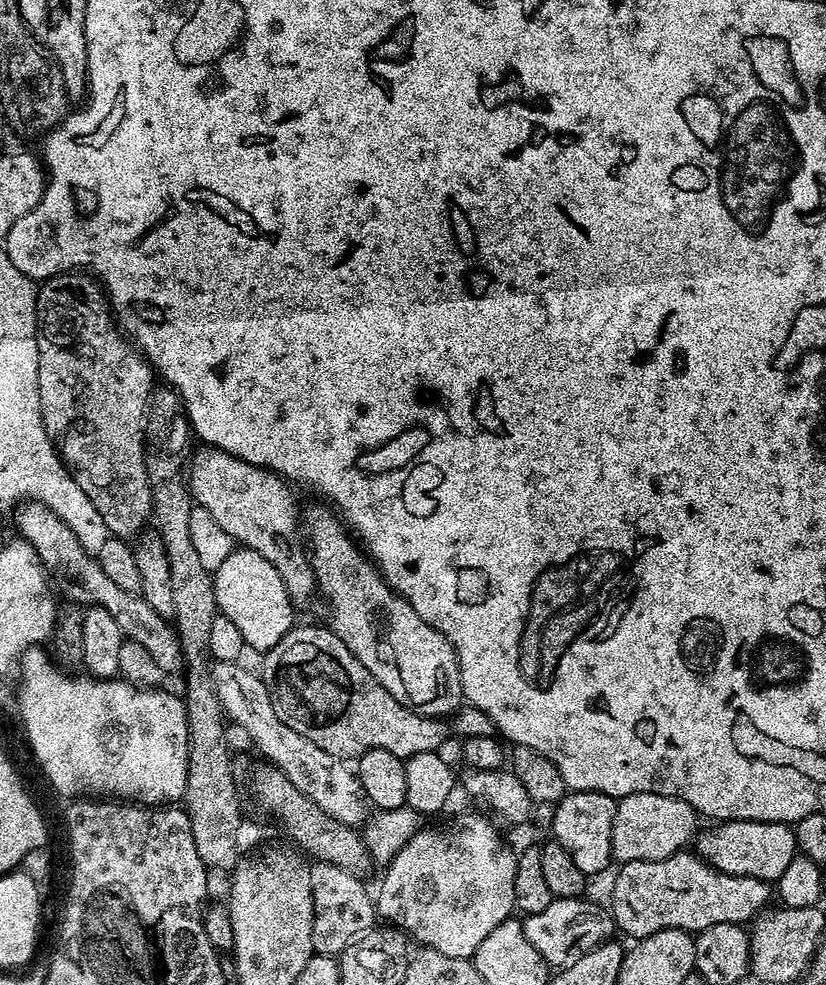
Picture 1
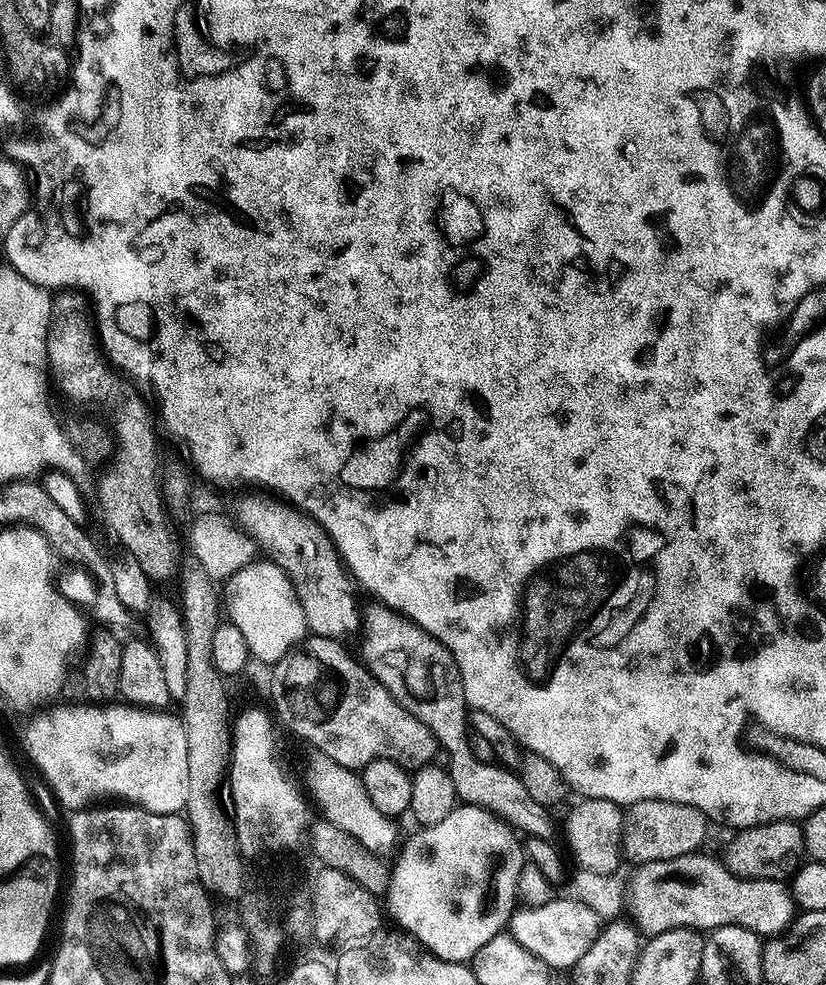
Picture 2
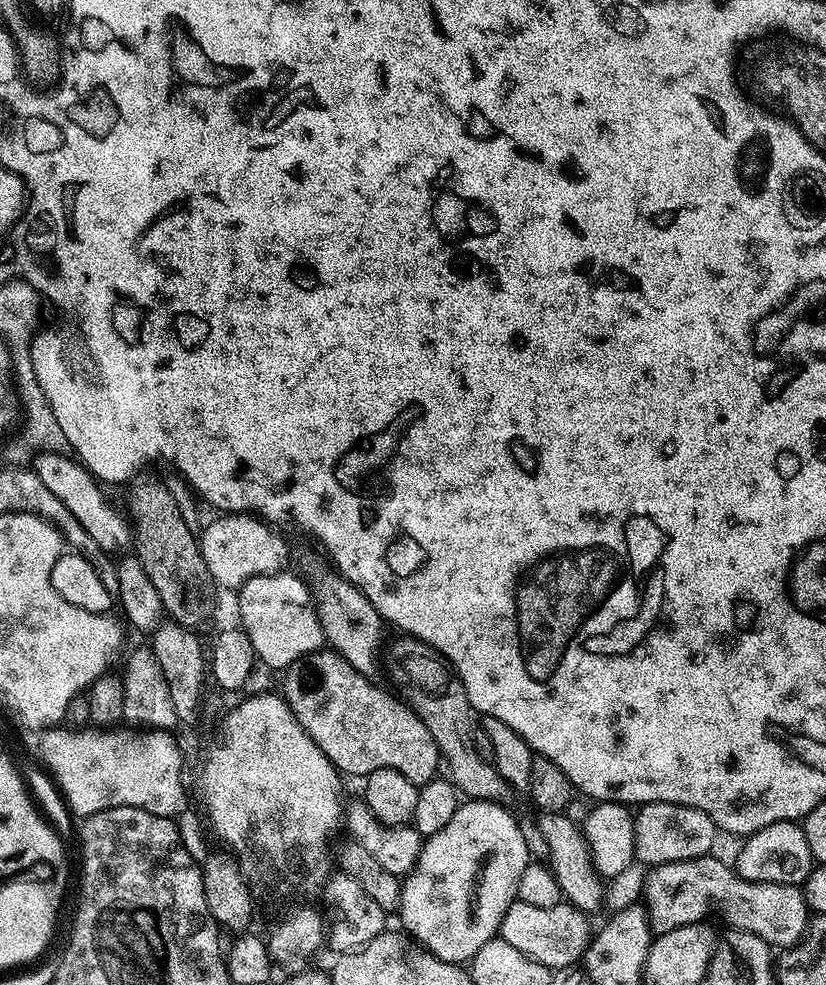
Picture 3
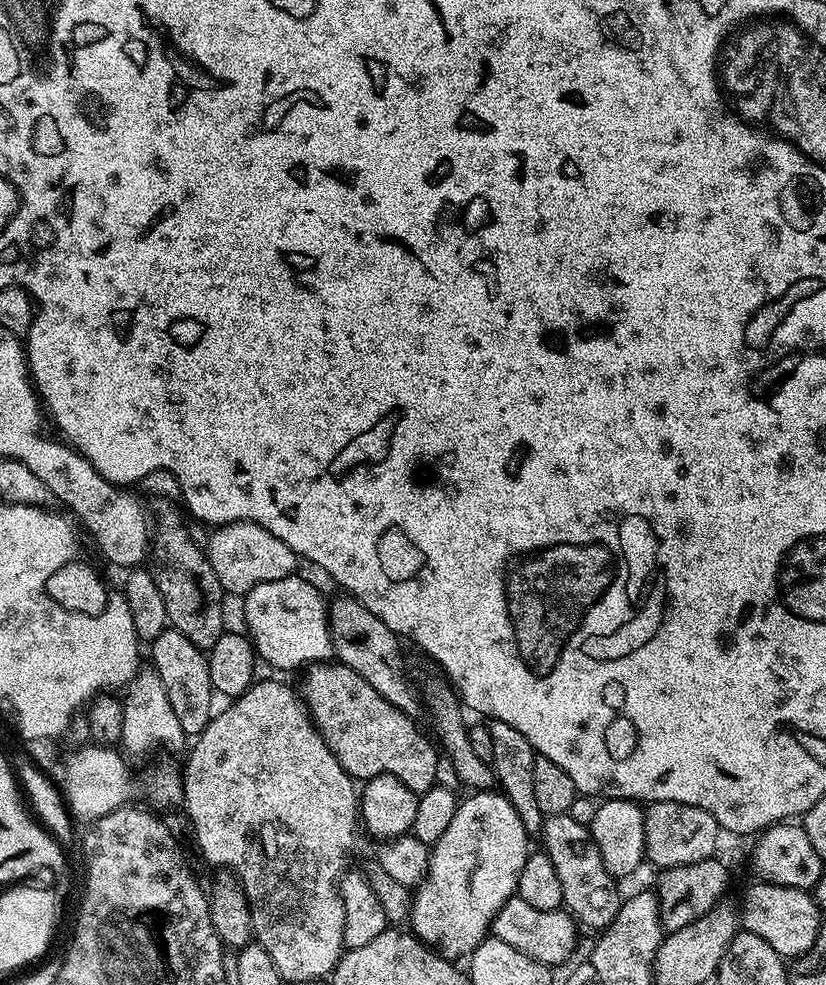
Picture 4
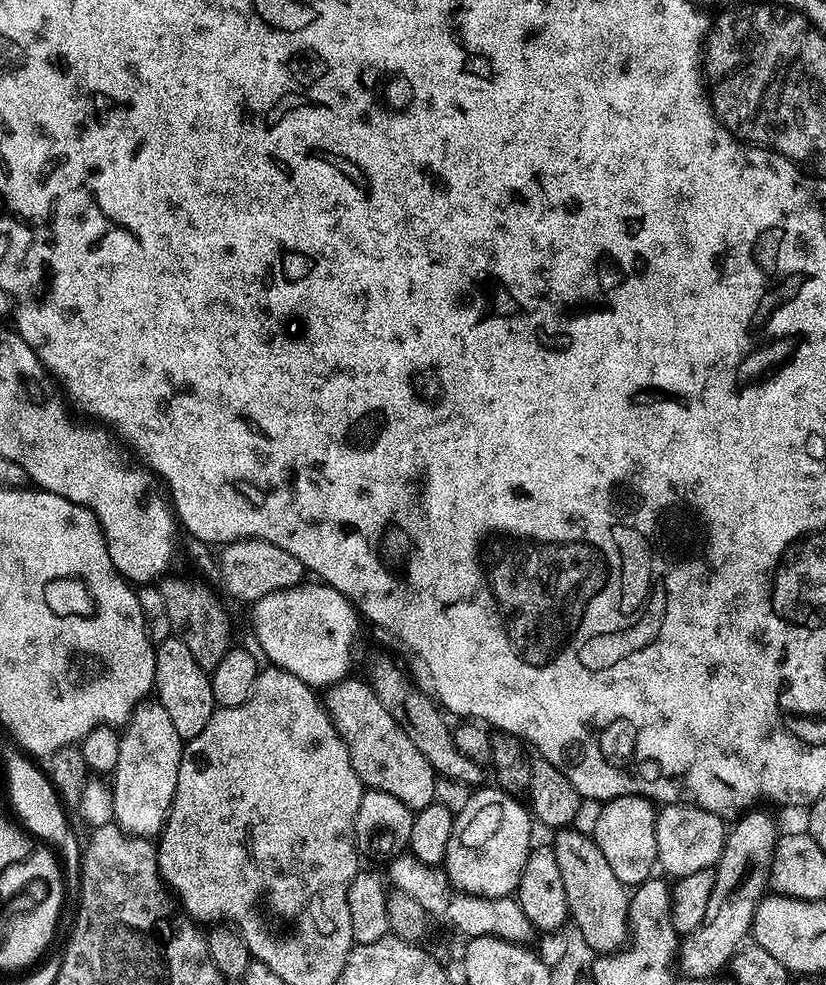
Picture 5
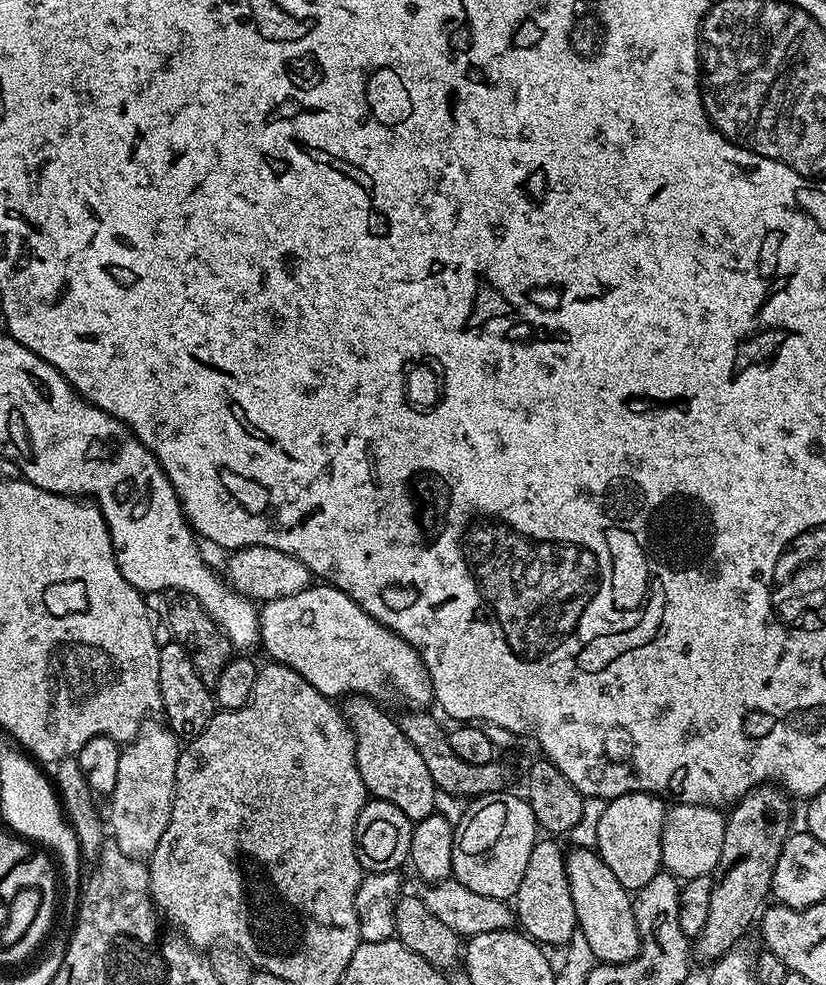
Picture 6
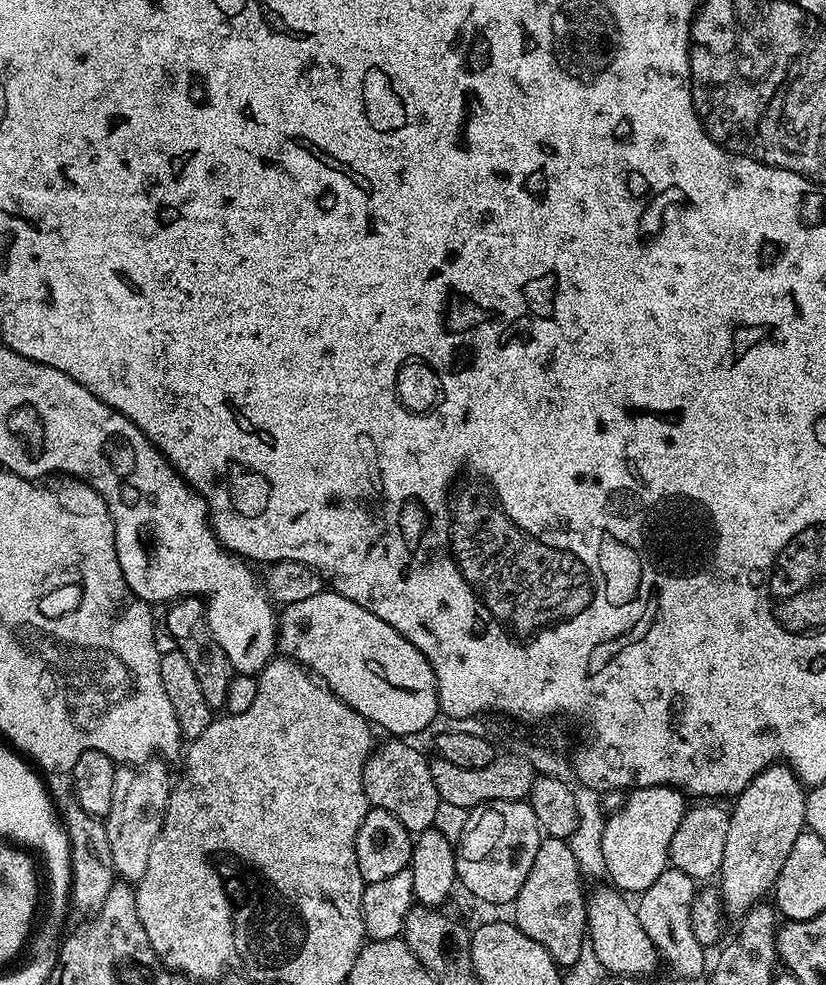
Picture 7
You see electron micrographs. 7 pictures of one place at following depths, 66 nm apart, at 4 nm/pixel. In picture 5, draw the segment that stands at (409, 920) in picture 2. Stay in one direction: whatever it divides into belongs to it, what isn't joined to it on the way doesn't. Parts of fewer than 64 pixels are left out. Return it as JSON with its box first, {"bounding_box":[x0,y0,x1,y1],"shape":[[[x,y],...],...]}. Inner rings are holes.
{"bounding_box":[442,786,534,900],"shape":[[[480,786],[471,793],[466,806],[460,812],[455,813],[452,821],[452,833],[450,842],[446,846],[444,863],[442,865],[448,874],[449,885],[457,893],[466,896],[482,896],[489,900],[499,896],[512,896],[522,878],[522,870],[526,866],[526,858],[534,847],[532,841],[533,817],[529,809],[519,804],[517,797],[511,792],[504,791],[499,786],[484,788]]]}

